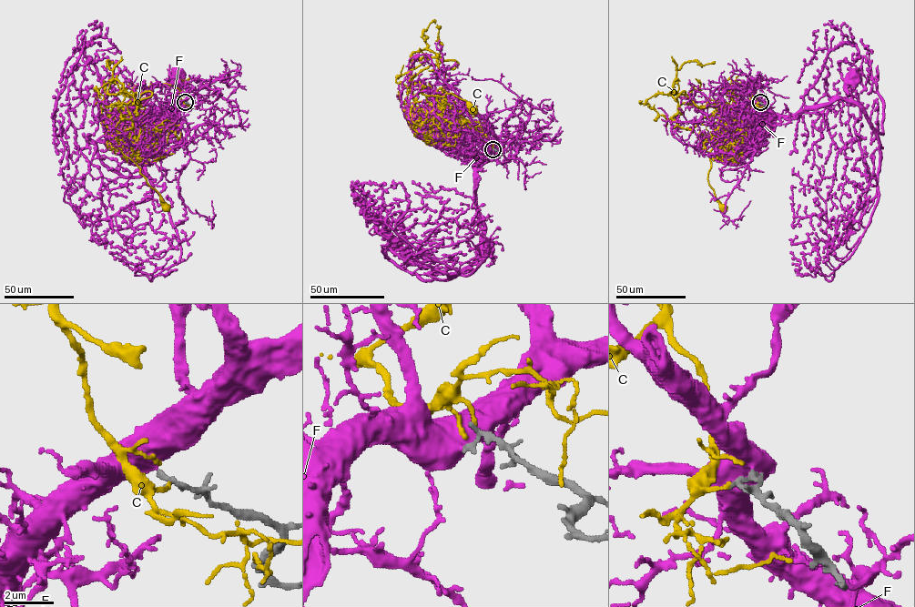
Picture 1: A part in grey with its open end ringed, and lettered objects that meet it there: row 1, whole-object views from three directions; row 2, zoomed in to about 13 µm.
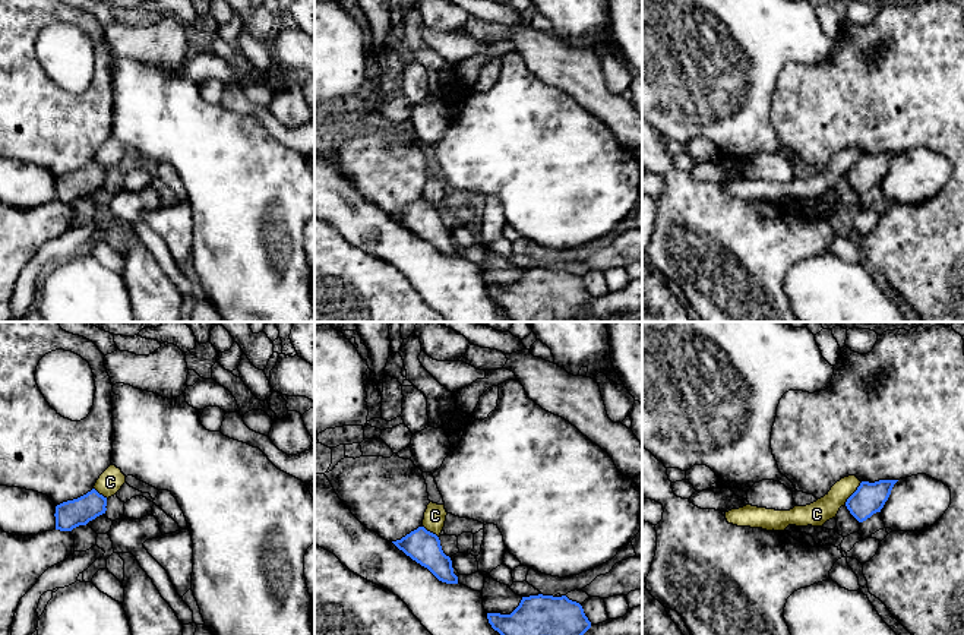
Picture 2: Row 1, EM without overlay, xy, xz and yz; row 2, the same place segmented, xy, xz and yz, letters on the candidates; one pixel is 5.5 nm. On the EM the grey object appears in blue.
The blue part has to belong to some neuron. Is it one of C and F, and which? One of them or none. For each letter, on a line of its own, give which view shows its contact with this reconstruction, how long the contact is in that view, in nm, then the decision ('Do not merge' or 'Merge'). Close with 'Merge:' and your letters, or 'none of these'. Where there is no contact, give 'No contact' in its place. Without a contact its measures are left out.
C: Touches blue in yz. Shared border 160 nm. Do not merge
F: No contact. Merge
Merge: F

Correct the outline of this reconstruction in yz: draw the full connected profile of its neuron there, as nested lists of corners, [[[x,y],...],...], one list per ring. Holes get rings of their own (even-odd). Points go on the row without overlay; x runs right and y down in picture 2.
[[[898,152],[862,154],[857,162],[847,171],[850,186],[863,195],[873,186],[881,184]]]

